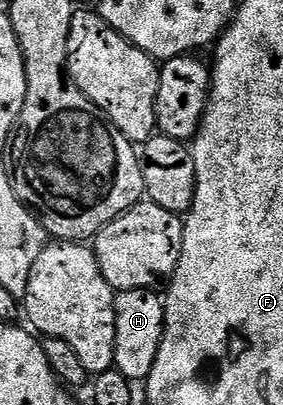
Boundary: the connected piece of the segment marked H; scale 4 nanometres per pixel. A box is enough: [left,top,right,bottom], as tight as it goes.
[114,289,165,383]

